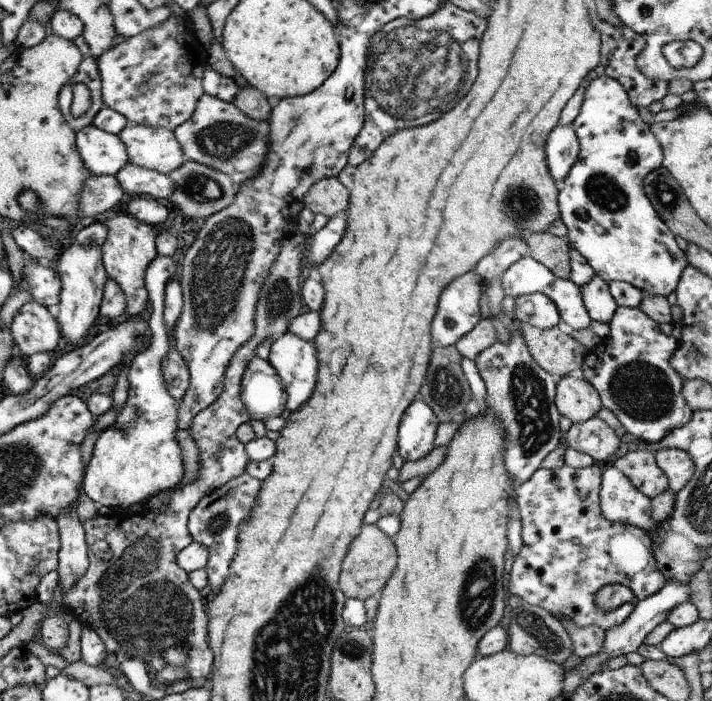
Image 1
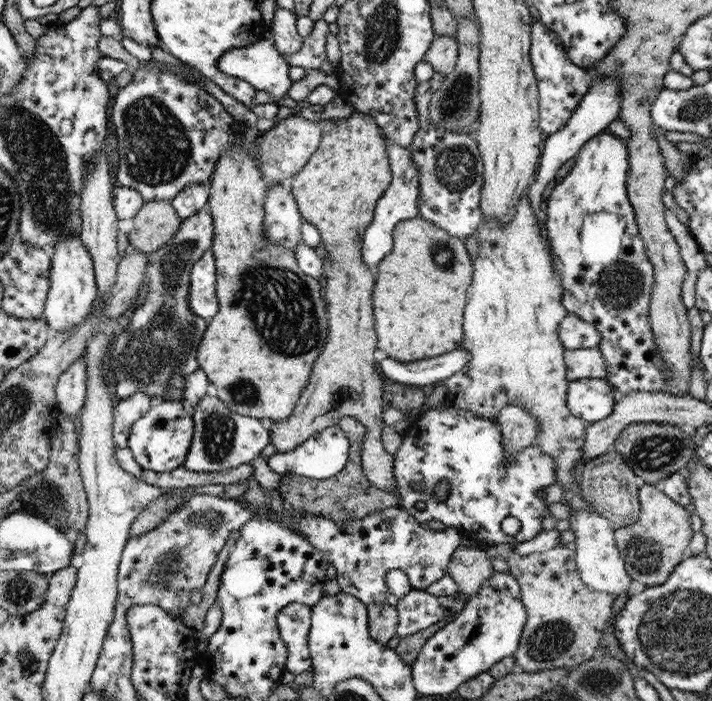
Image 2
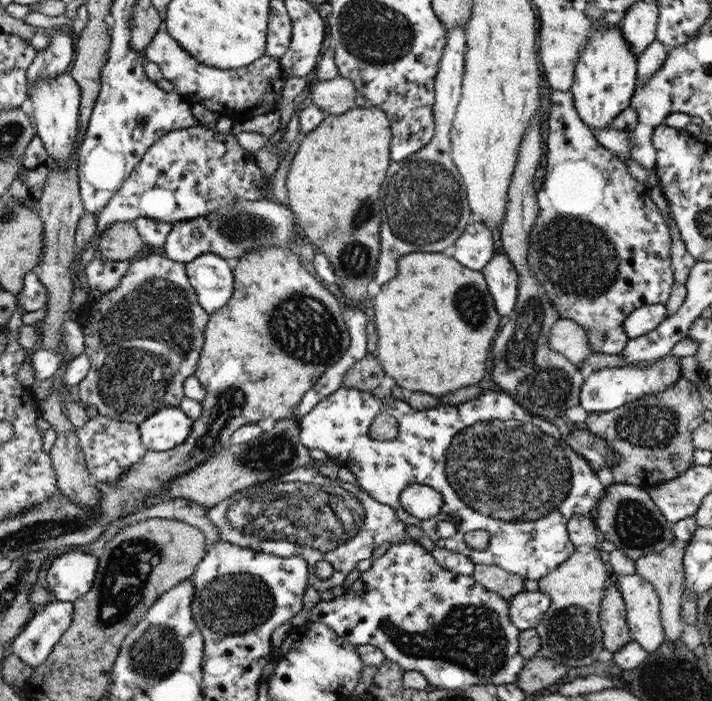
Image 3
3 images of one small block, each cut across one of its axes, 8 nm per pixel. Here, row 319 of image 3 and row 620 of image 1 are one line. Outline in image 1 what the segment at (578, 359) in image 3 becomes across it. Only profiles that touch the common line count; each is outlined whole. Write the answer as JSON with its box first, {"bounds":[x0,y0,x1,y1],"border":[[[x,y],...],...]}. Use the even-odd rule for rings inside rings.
{"bounds":[559,618,605,659],"border":[[[570,618],[559,619],[566,632],[570,635],[574,653],[581,659],[598,654],[605,640],[605,630],[600,626],[576,626]]]}

